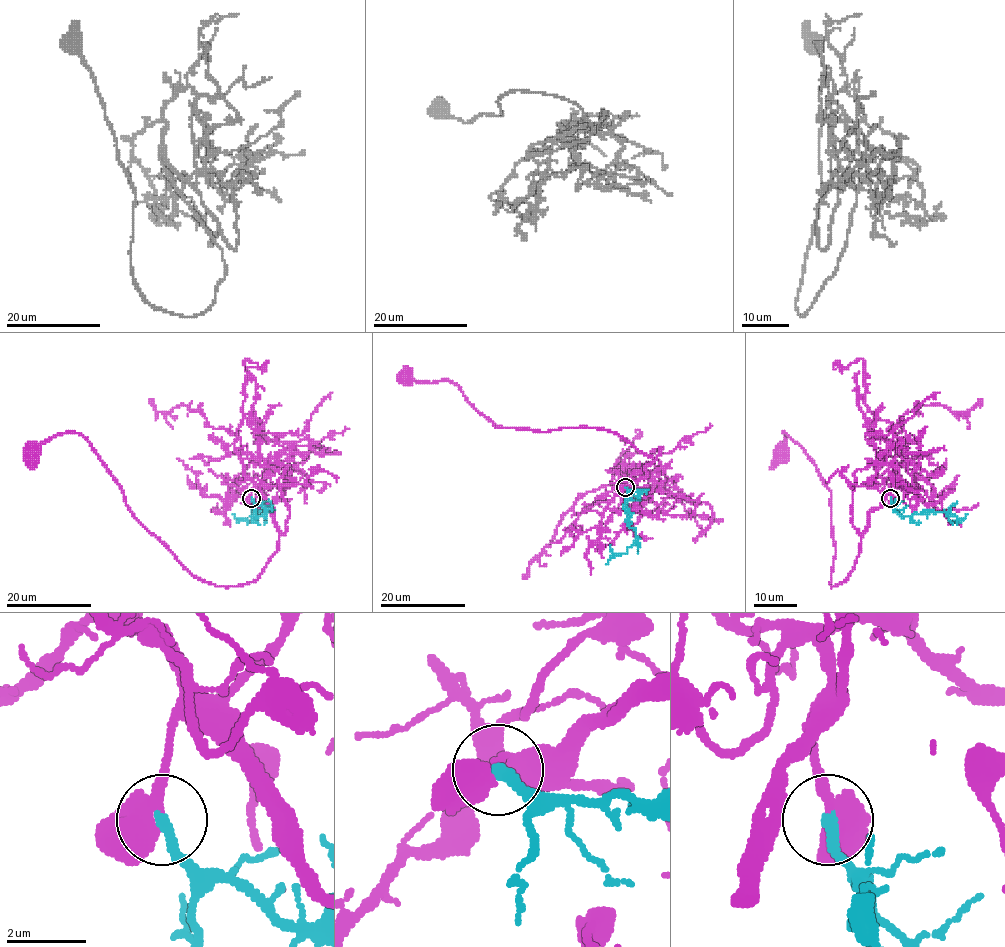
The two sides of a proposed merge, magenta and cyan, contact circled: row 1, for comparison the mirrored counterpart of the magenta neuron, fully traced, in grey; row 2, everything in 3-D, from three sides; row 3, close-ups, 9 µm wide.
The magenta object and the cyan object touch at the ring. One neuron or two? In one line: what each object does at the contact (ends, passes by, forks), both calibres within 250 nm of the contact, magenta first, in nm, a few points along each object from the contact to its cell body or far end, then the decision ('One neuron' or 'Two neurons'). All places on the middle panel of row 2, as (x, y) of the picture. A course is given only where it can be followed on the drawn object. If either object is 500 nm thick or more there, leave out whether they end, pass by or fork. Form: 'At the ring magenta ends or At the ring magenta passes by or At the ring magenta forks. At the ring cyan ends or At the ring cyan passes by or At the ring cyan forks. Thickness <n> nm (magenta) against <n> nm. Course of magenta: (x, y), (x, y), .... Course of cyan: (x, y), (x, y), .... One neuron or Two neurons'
At the ring magenta passes by. At the ring cyan ends. Thickness 400 nm (magenta) against 280 nm. Course of magenta: (625, 487), (647, 475), (653, 460), (616, 433), (496, 427), (454, 383), (405, 378). Course of cyan: (625, 487), (628, 496), (624, 509), (637, 539), (606, 563). One neuron

